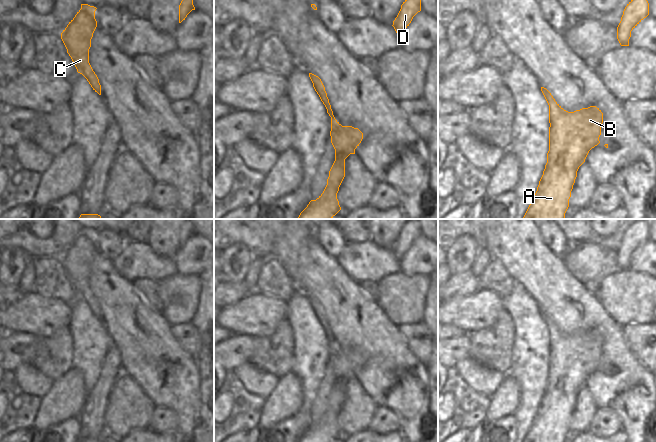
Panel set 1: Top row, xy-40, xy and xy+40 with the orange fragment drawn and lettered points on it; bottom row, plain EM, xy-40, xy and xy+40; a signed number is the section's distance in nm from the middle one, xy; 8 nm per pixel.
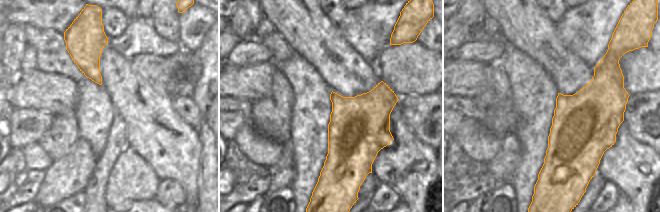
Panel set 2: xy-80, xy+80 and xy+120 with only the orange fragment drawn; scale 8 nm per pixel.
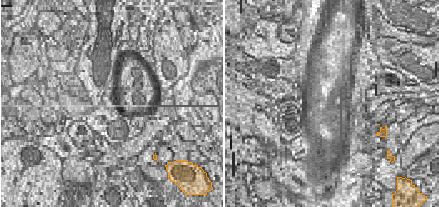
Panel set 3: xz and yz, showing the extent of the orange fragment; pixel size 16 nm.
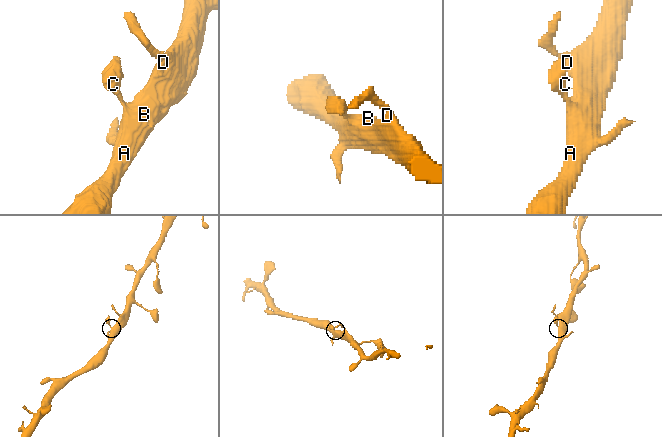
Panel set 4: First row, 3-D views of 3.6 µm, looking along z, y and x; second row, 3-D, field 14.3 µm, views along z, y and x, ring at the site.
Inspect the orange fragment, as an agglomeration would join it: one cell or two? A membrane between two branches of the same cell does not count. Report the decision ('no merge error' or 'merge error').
no merge error

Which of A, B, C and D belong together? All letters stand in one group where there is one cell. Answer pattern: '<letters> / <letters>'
A B C D

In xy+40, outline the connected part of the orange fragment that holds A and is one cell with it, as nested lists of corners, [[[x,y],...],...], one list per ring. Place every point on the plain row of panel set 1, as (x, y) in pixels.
[[[541,311],[541,315],[549,329],[549,375],[537,415],[523,442],[565,442],[577,395],[589,375],[600,367],[603,337],[596,330],[568,336],[546,312]]]

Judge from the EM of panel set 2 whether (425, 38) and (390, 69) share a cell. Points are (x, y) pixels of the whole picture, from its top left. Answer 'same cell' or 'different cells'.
different cells

